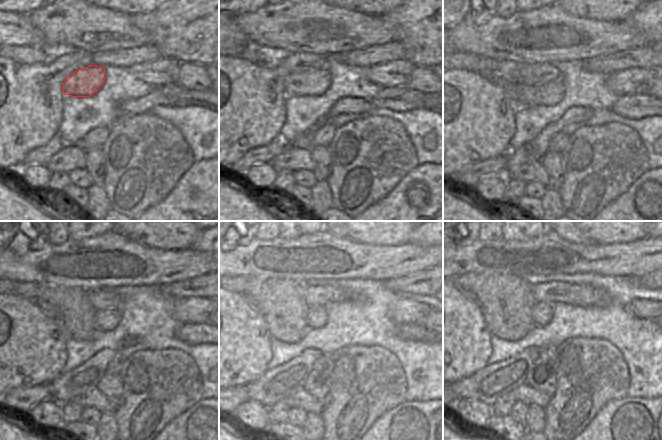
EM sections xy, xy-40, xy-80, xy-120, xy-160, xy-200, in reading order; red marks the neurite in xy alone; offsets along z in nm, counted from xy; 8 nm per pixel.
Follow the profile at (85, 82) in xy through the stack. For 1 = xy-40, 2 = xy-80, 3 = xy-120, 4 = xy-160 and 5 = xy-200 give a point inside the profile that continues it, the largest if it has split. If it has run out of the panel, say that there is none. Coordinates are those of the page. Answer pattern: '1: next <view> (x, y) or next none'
1: next xy-40 (308, 83)
2: next xy-80 (549, 93)
3: next xy-120 (106, 320)
4: next xy-160 (317, 316)
5: next xy-200 (542, 312)

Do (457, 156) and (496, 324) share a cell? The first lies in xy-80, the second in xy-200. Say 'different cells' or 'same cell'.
different cells

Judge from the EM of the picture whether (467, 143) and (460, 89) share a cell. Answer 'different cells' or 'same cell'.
same cell

